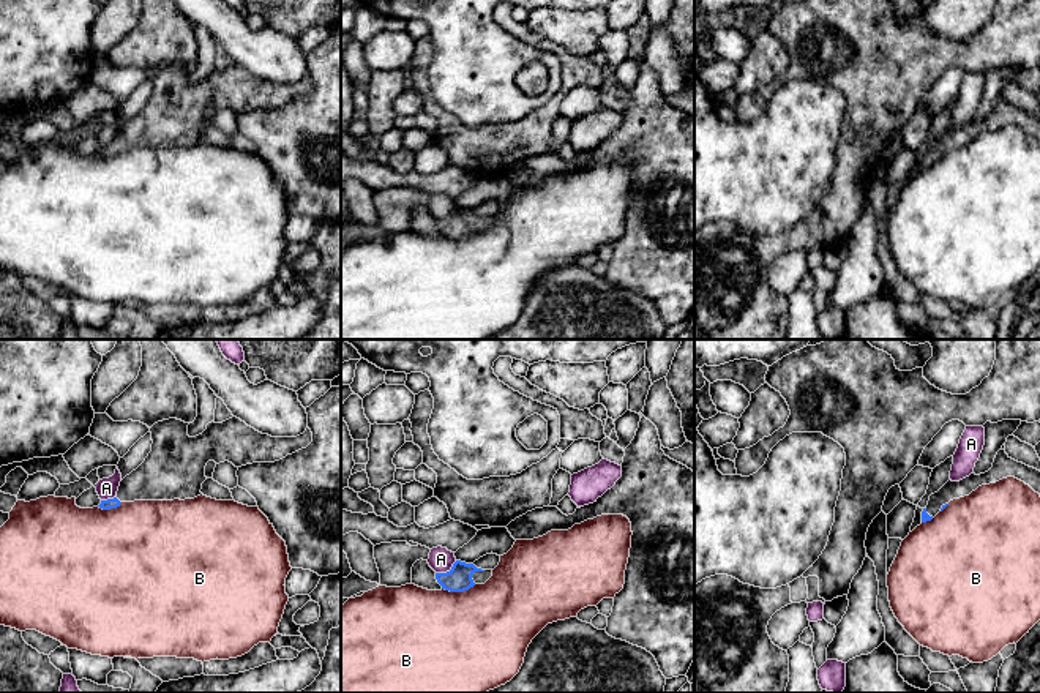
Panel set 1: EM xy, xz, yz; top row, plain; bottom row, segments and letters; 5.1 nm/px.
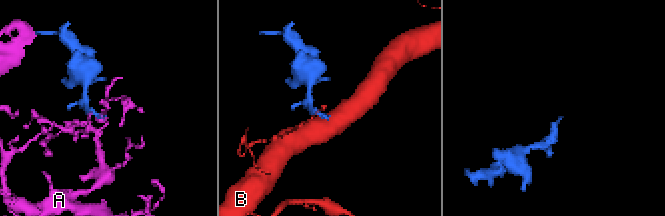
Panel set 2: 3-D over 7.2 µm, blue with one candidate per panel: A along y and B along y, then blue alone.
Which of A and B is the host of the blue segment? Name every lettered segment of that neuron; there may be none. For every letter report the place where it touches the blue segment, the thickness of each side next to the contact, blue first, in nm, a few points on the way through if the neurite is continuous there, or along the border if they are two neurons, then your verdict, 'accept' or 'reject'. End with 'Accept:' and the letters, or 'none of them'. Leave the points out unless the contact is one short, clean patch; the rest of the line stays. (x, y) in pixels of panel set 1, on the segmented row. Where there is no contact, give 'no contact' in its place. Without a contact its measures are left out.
A: meets blue in xz at (447, 572); 130 nm thick on the blue side, 120 nm on the other; border along xz (456, 561), (448, 570), (436, 573); reject
B: meets blue in xz at (458, 591); 130 nm thick on the blue side, 500 nm on the other; reject
Accept: none of them

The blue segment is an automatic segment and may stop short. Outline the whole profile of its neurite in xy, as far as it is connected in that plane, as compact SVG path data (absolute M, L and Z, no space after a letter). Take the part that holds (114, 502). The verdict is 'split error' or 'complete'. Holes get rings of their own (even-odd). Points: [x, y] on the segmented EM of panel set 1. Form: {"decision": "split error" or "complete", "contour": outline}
{"decision": "split error", "contour": "M237 417L211 421L196 437L188 436L188 425L177 418L155 423L145 461L120 481L114 499L101 500L98 507L110 510L122 502L194 499L202 494L208 461L229 461L235 467L275 463L312 442L309 428L297 437L271 437Z"}

